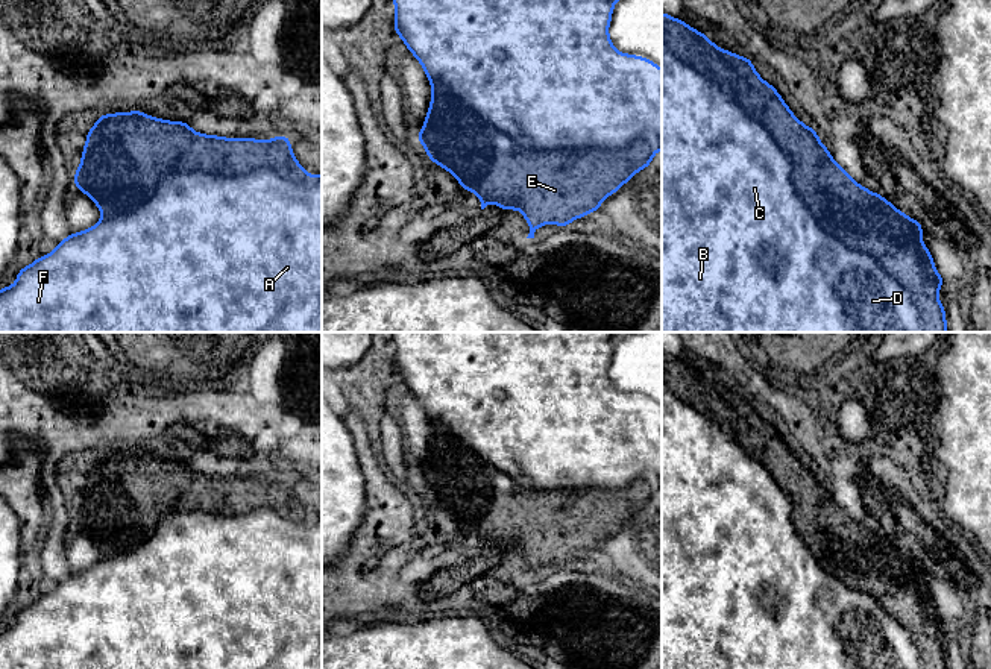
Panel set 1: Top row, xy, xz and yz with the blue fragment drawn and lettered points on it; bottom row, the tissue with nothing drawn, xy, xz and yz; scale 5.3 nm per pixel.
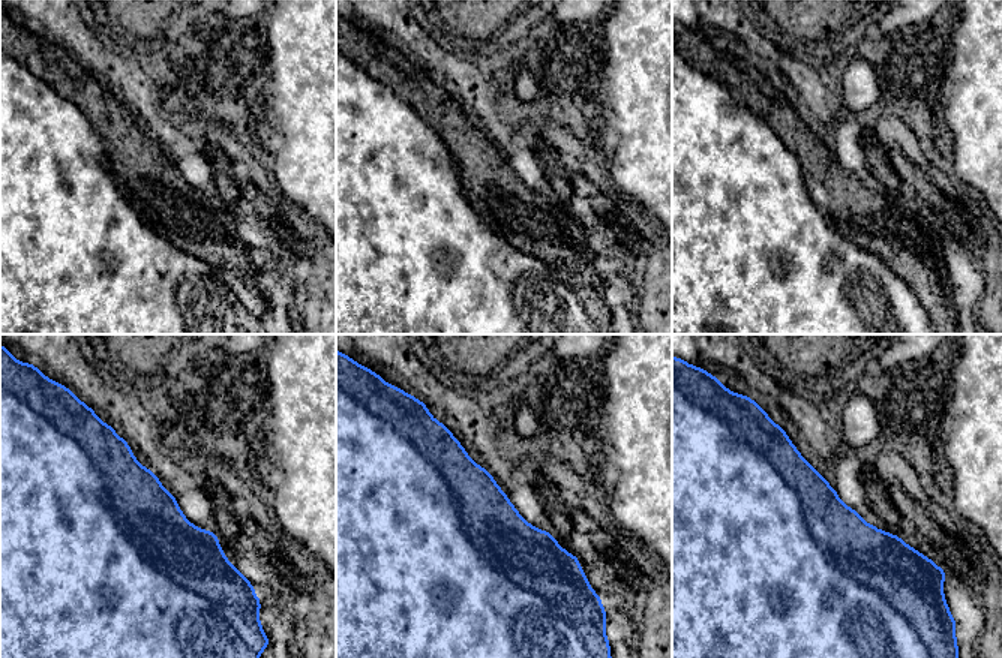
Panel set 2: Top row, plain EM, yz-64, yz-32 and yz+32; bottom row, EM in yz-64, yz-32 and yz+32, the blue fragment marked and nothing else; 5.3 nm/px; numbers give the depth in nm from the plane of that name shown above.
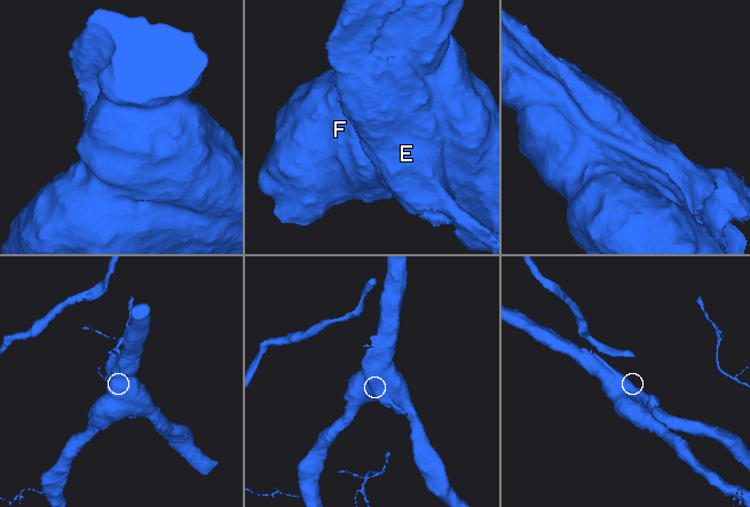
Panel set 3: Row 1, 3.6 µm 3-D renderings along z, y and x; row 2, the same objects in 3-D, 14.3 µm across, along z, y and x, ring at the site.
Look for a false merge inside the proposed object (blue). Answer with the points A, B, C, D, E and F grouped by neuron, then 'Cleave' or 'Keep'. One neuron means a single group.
Groups: A B C D F / E. Cleave

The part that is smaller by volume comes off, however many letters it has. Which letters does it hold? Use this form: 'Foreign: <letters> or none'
Foreign: E

